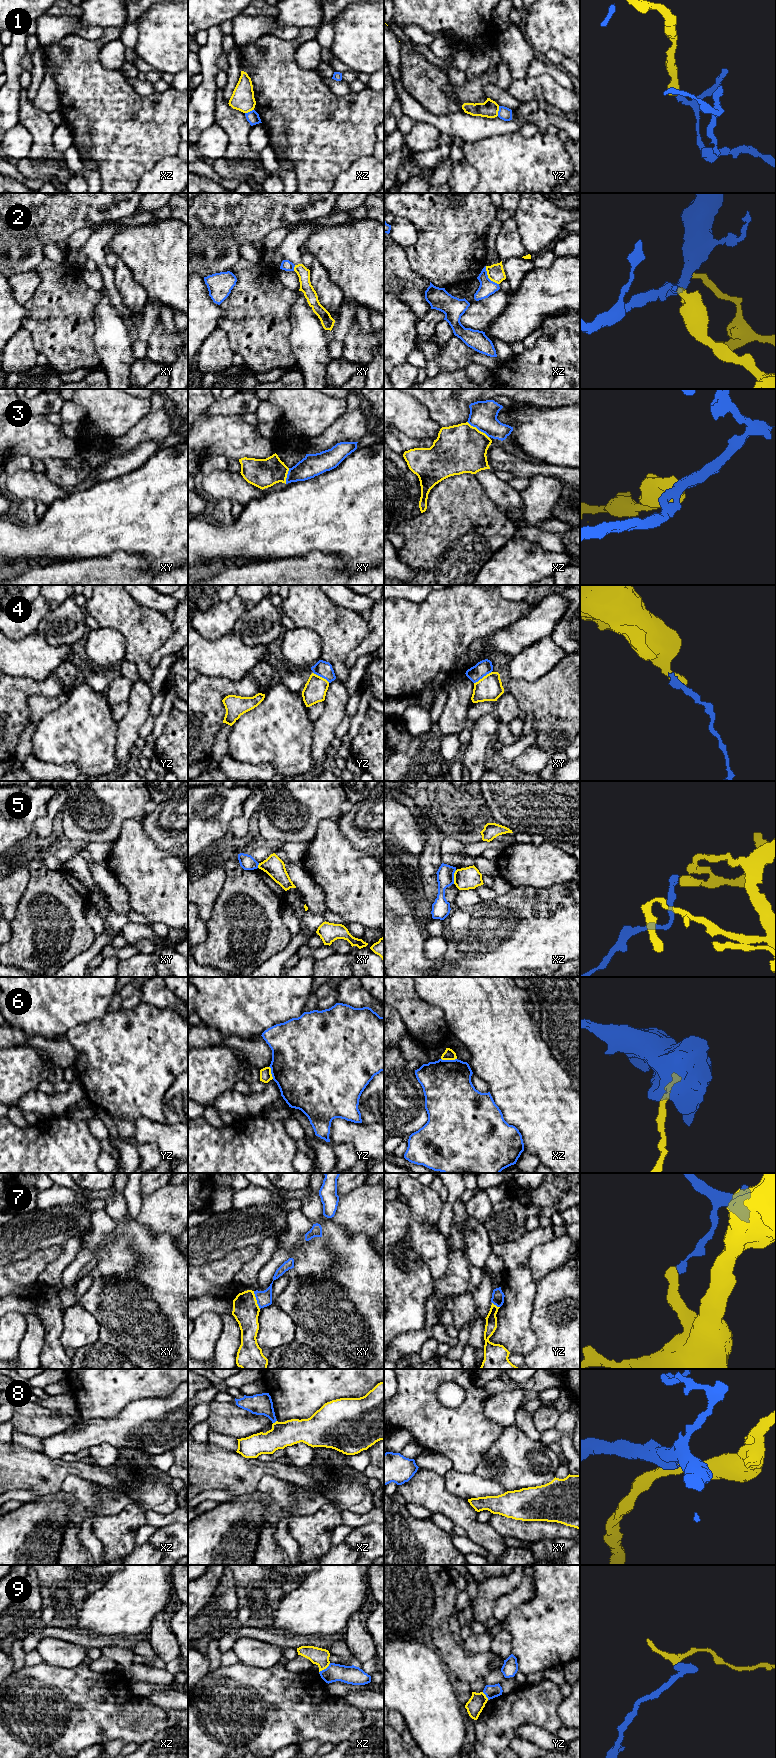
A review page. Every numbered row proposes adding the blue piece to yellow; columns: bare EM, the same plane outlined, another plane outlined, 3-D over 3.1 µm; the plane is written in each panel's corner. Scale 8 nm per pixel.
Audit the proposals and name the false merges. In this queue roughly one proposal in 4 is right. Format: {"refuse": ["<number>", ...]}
{"refuse": ["1", "2", "3", "4", "5", "6", "7", "8", "9"]}

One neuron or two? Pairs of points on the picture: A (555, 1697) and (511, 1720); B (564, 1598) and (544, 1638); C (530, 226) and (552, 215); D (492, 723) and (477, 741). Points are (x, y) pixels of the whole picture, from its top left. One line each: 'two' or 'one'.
A: one
B: one
C: one
D: one

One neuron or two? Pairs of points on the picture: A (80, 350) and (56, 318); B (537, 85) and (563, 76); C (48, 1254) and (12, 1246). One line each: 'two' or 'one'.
A: one
B: two
C: two

